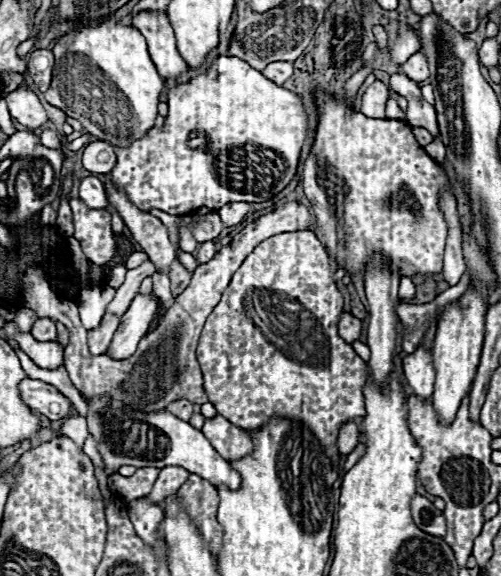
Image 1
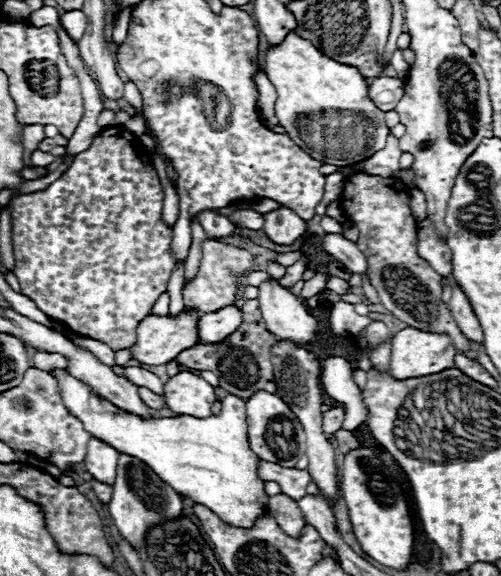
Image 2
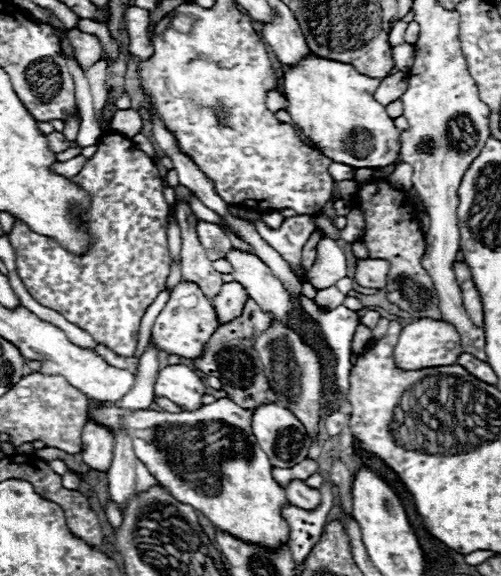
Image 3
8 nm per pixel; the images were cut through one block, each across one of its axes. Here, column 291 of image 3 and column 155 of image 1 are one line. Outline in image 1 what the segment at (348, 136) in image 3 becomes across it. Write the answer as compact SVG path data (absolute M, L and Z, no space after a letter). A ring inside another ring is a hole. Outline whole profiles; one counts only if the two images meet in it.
M114 18L92 26L74 24L72 32L58 38L52 52L56 56L56 64L54 64L52 84L44 92L46 100L52 106L58 106L70 118L80 120L84 126L92 126L90 132L100 140L110 142L112 146L128 146L132 140L138 140L144 132L148 132L154 126L164 82L150 60L144 36L140 36L136 28L124 26L120 20L114 20Z

